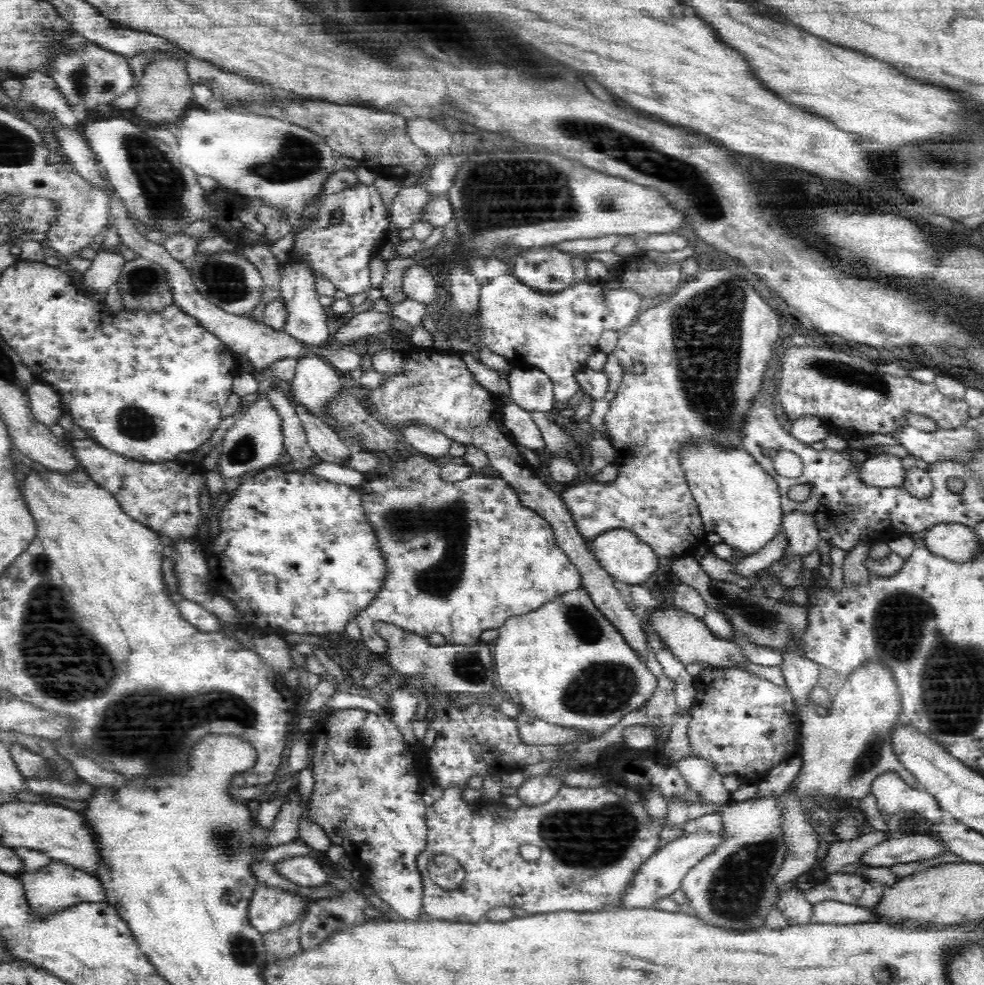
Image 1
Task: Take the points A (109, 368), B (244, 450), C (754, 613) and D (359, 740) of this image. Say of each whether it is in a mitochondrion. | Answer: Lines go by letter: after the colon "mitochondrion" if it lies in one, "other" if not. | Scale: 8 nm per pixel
A: other
B: mitochondrion
C: mitochondrion
D: mitochondrion

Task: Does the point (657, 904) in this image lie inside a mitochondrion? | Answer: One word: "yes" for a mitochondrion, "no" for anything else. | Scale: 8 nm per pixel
no

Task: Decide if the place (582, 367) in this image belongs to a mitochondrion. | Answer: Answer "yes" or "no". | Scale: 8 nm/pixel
no

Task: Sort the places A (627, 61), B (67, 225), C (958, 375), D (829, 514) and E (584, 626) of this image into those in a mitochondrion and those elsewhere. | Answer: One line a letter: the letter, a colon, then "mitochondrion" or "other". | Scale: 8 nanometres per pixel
A: other
B: other
C: other
D: other
E: mitochondrion

